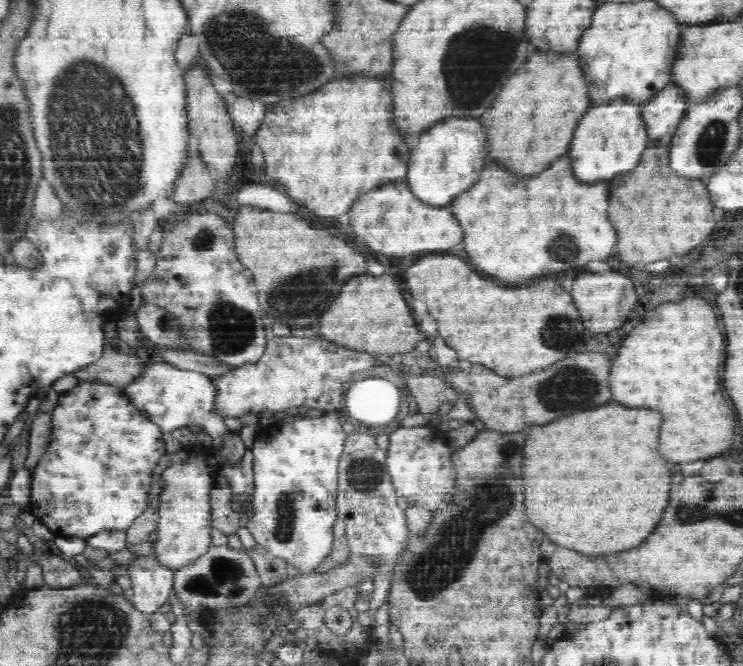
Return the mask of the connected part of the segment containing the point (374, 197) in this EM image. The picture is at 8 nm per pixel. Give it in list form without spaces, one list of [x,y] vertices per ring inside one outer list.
[[[394,182],[364,194],[348,214],[354,232],[366,246],[386,256],[408,256],[448,250],[462,242],[462,227],[448,208],[450,205],[444,208],[428,206],[414,196],[406,182]]]

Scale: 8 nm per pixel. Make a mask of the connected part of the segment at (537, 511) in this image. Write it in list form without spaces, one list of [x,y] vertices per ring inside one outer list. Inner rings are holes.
[[[618,404],[598,406],[546,426],[527,427],[522,480],[528,520],[560,547],[596,557],[642,544],[656,528],[670,496],[668,462],[658,454],[662,416],[654,410],[630,410]]]

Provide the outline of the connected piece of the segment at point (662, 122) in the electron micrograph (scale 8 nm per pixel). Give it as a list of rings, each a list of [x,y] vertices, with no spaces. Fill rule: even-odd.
[[[673,84],[655,94],[641,105],[641,118],[650,144],[662,143],[669,147],[671,138],[689,105],[683,93]]]

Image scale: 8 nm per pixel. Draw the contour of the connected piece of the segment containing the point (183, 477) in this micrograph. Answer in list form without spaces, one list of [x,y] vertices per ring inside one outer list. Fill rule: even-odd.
[[[196,454],[194,462],[172,464],[162,480],[166,484],[160,494],[160,516],[158,516],[157,541],[154,544],[154,554],[157,562],[170,570],[178,570],[201,557],[209,549],[212,530],[212,506],[210,506],[210,490],[214,482],[212,465],[204,460],[204,454]]]

